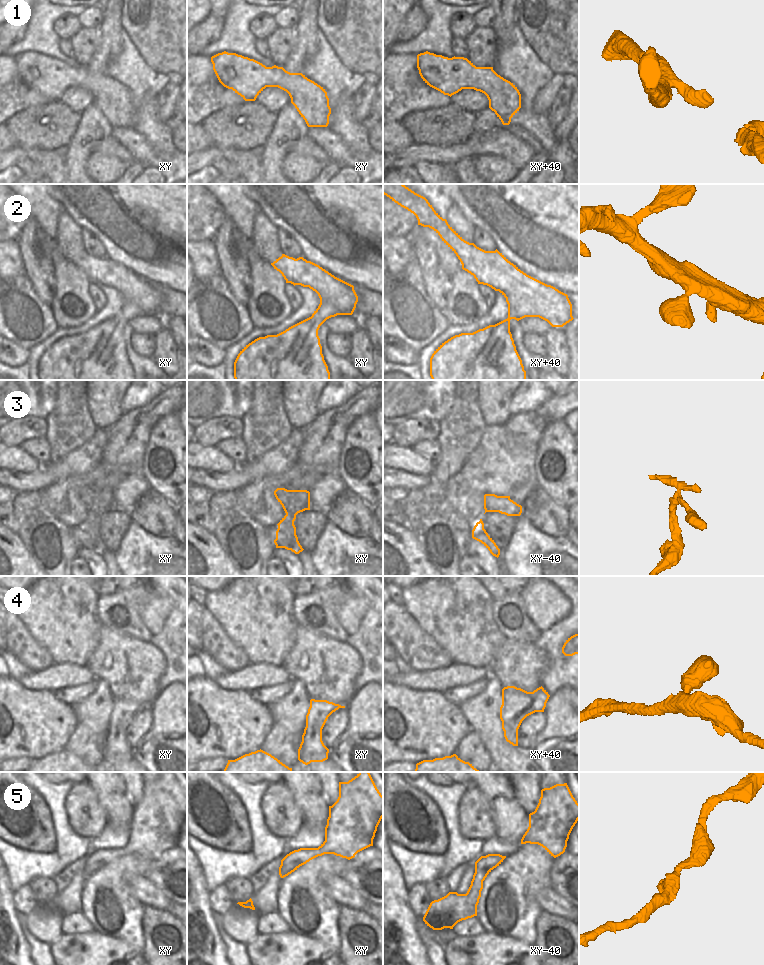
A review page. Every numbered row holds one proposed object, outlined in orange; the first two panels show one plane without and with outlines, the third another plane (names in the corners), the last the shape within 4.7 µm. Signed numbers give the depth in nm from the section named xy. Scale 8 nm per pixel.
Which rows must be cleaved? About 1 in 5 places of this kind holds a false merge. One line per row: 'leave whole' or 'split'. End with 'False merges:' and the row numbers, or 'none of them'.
1: leave whole
2: leave whole
3: leave whole
4: leave whole
5: leave whole
False merges: none of them

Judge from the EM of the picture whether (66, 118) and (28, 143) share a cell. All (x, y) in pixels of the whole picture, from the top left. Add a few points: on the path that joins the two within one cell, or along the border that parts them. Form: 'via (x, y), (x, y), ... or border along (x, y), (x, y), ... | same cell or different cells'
via (57, 126), (50, 130), (41, 130), (37, 134) | same cell

